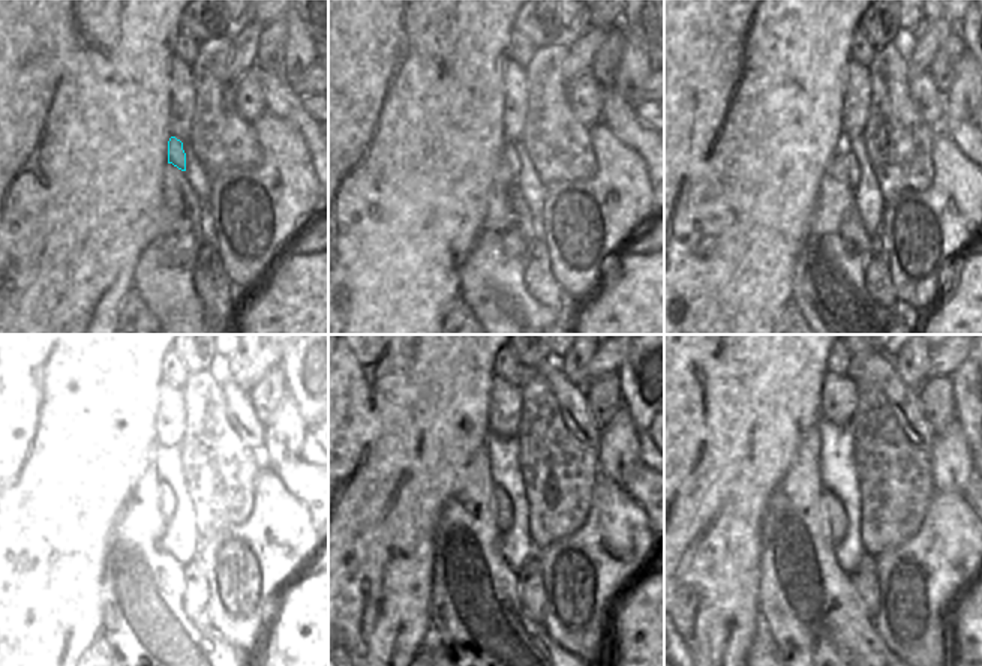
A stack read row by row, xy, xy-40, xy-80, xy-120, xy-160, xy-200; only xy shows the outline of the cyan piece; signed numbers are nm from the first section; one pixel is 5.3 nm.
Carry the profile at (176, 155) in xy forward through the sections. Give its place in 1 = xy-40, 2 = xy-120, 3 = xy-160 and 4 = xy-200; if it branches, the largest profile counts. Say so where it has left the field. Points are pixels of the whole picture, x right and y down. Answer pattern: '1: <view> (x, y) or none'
1: xy-40 (510, 153)
2: xy-120 (167, 500)
3: xy-160 (502, 506)
4: xy-200 (837, 518)

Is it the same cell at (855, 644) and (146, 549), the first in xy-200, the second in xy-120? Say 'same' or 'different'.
same

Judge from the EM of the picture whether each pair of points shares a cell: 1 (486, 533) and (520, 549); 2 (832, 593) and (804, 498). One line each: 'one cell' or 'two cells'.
1: two cells
2: one cell

